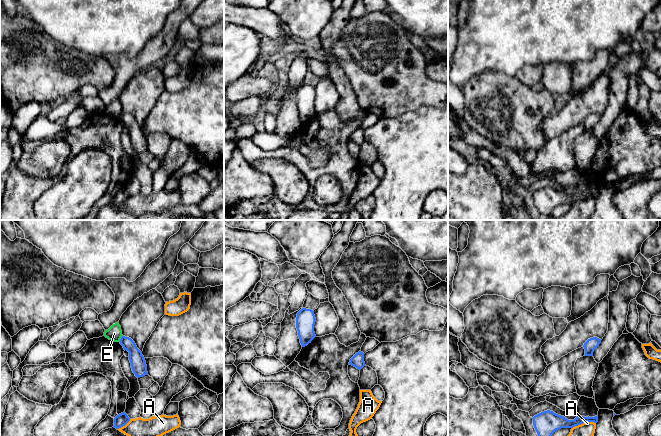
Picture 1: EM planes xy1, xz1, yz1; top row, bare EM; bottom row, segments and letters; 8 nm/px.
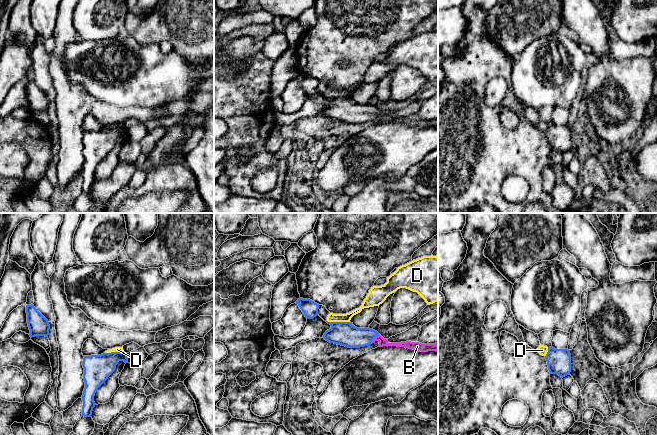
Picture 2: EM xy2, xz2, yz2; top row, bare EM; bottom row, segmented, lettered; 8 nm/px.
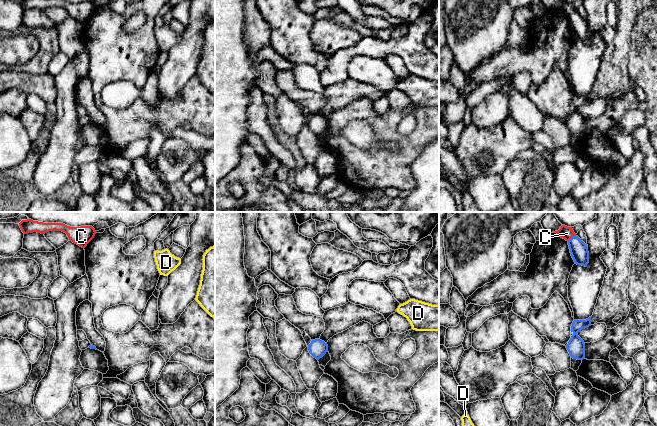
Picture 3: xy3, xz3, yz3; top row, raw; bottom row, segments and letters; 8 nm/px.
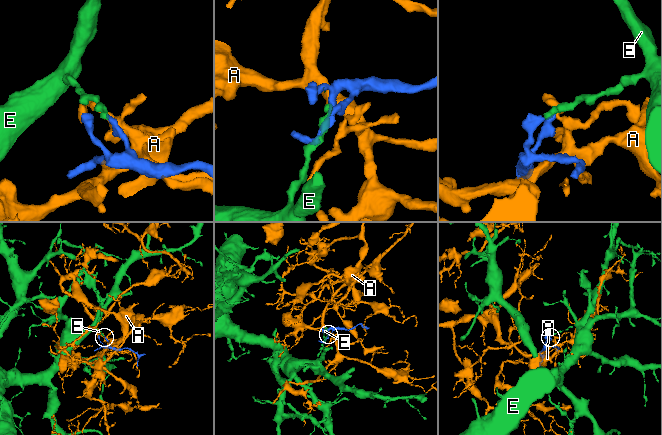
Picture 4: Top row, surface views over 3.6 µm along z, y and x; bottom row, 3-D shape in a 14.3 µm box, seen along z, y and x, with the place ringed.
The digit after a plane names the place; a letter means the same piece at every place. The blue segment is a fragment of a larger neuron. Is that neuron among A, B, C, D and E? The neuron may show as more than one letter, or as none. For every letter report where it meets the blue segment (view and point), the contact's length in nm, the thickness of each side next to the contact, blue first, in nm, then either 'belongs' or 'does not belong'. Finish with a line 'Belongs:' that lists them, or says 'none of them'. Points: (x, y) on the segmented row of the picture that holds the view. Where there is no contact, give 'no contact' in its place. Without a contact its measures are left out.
A: contact yz1 (583, 422); length 200 nm; calibres 150 and 110 nm; does not belong
B: contact xz2 (374, 337); length 110 nm; calibres 190 and 60 nm; belongs
C: contact yz3 (571, 238); length 80 nm; calibres 140 and 100 nm; does not belong
D: contact xz2 (339, 322); length 180 nm; calibres 190 and 70 nm; does not belong
E: contact xy1 (121, 338); length 60 nm; calibres 130 and 120 nm; does not belong
Belongs: B

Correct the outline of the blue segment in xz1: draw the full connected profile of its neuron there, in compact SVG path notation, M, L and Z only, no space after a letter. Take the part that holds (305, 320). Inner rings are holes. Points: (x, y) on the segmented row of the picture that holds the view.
M302 308L296 317L296 328L302 347L307 346L316 337L314 325L316 318L314 311L311 309Z

